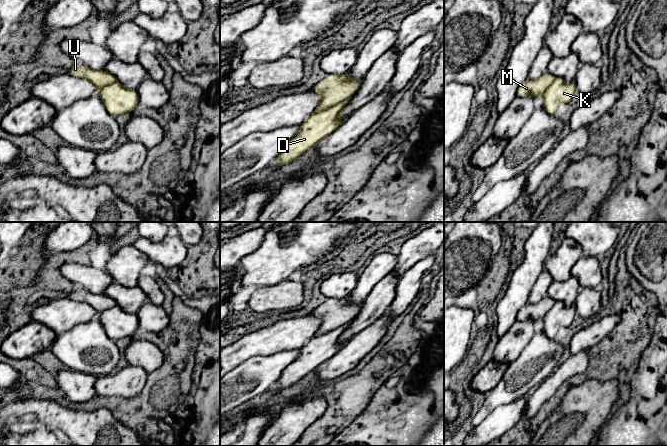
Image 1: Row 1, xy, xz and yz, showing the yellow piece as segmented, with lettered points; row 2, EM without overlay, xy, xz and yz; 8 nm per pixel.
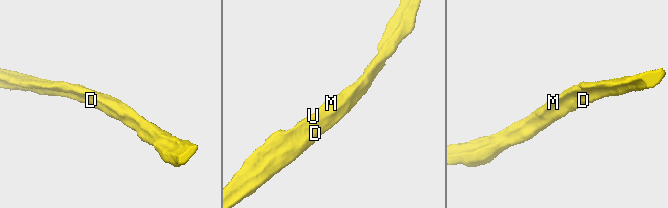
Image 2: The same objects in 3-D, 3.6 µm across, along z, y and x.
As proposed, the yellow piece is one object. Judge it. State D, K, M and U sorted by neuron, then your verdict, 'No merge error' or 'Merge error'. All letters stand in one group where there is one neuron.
Groups: D K / M U. Merge error

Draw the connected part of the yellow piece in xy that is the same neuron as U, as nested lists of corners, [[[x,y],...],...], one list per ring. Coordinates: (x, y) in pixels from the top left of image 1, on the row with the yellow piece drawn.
[[[78,63],[70,67],[69,74],[89,80],[98,89],[117,82],[112,74],[104,70],[93,70]]]

